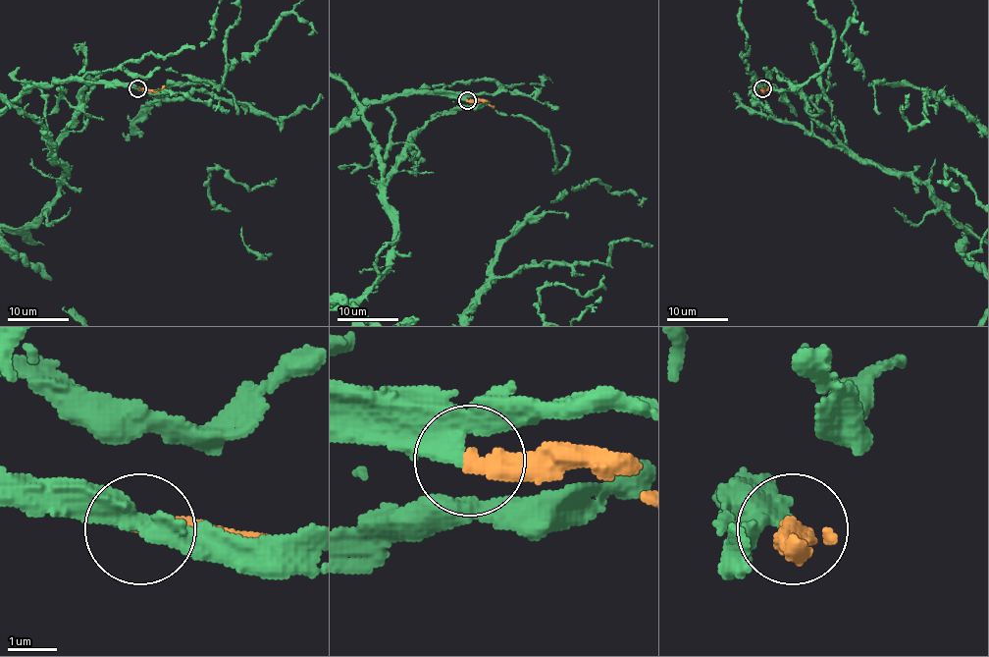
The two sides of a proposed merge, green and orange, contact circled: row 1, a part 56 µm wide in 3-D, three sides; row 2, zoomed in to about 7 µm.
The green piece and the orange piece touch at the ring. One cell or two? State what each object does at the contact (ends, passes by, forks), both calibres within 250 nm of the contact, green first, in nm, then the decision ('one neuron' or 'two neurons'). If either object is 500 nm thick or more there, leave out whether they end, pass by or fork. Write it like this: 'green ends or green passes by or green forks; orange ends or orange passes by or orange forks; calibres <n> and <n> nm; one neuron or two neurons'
green passes by; orange ends; calibres 300 and 360 nm; one neuron

